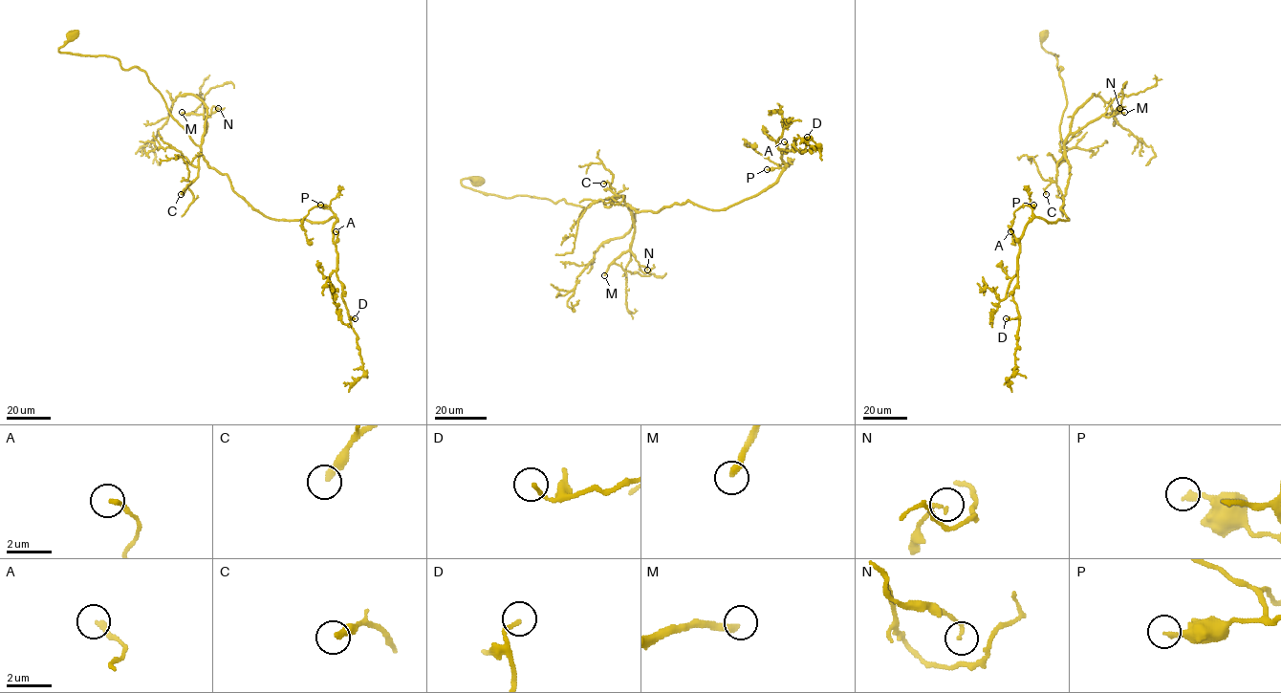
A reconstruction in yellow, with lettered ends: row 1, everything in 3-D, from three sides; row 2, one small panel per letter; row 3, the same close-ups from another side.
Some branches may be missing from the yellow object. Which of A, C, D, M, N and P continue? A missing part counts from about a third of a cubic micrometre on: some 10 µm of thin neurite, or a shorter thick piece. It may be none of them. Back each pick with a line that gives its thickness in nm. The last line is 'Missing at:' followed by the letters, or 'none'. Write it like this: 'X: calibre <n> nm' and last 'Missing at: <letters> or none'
M: calibre 280 nm
Missing at: M

